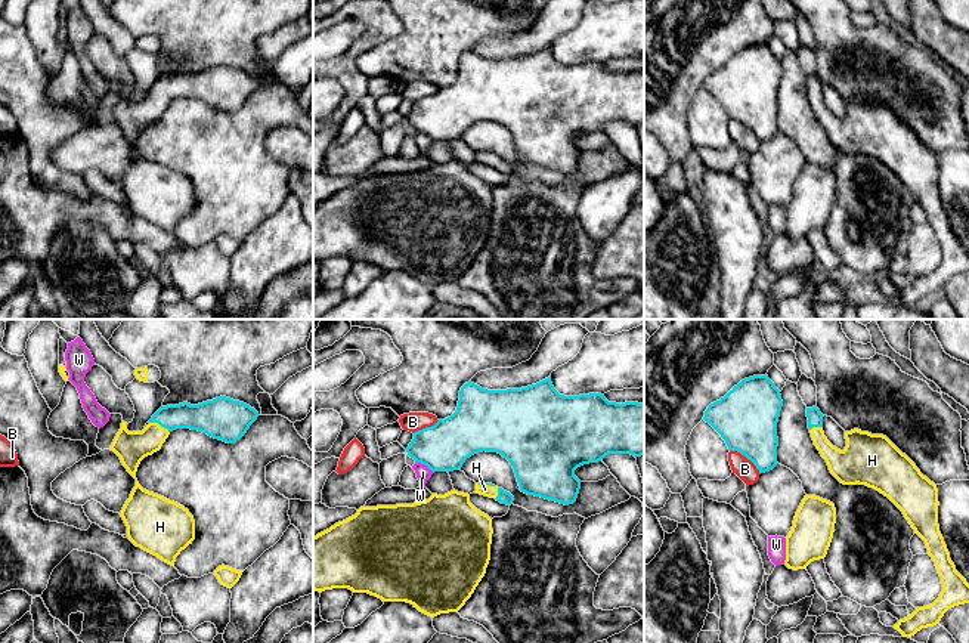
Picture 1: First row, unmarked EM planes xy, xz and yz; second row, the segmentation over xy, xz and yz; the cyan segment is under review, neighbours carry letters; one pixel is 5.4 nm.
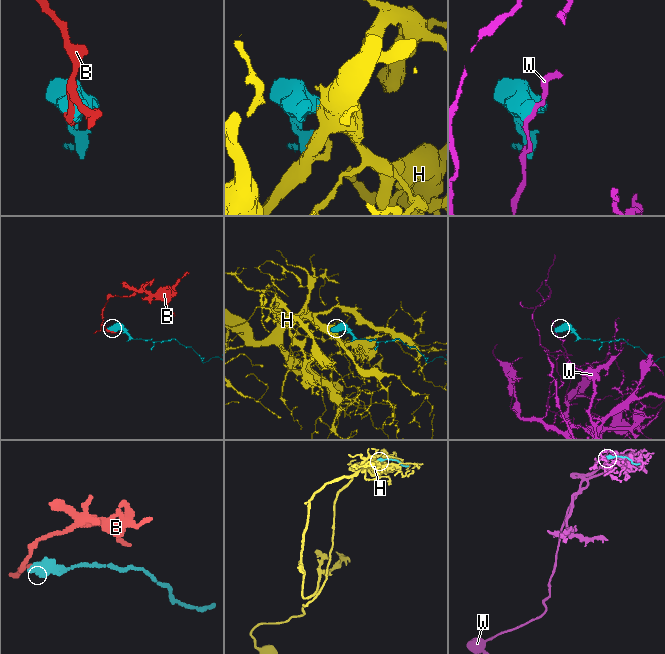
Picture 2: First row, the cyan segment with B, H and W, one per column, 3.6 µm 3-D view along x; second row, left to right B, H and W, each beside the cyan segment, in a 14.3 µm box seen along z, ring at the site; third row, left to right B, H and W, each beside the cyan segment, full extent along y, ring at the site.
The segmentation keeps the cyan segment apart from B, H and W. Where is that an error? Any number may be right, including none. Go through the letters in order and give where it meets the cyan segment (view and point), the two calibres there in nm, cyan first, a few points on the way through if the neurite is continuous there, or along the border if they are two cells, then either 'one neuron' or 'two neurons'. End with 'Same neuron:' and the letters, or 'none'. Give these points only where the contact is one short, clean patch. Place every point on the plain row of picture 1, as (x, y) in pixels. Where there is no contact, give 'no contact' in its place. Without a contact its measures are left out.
B: meets cyan in yz at (746, 126); 340 nm thick on the cyan side, 110 nm on the other; two neurons
H: meets cyan in xy at (160, 93); 160 nm thick on the cyan side, 180 nm on the other; runs through xy (204, 86), (170, 86), (160, 93), (141, 113), (132, 116); one neuron
W: meets cyan in xz at (424, 133); 260 nm thick on the cyan side, 80 nm on the other; border along xz (415, 130), (420, 130), (433, 141); two neurons
Same neuron: H

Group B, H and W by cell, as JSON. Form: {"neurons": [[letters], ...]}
{"neurons": [["B"], ["H"], ["W"]]}

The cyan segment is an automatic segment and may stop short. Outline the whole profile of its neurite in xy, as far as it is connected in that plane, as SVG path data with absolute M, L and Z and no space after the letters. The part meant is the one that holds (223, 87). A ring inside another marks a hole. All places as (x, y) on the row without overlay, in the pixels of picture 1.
M226 65L198 74L188 71L161 75L142 101L129 101L121 92L111 120L114 120L127 140L136 148L140 130L160 120L168 103L176 98L191 98L208 105L235 112L257 89L258 81L250 74Z

